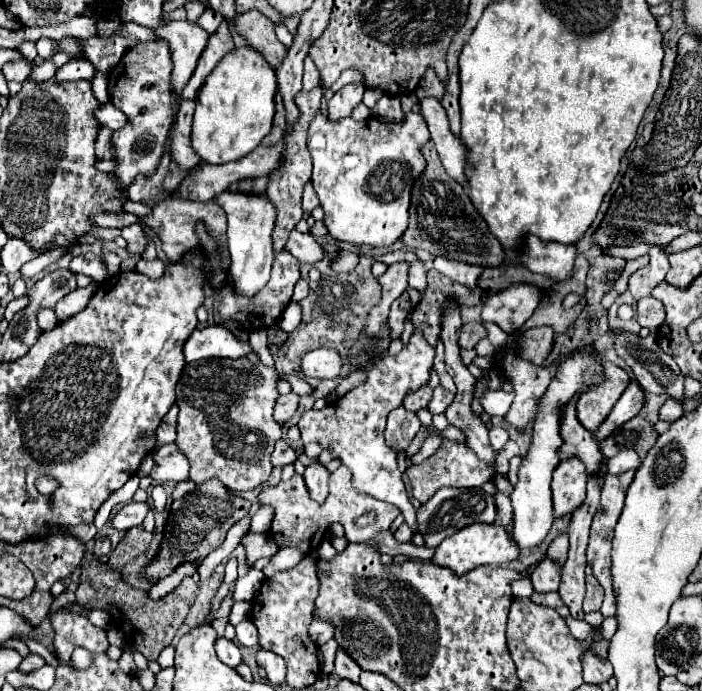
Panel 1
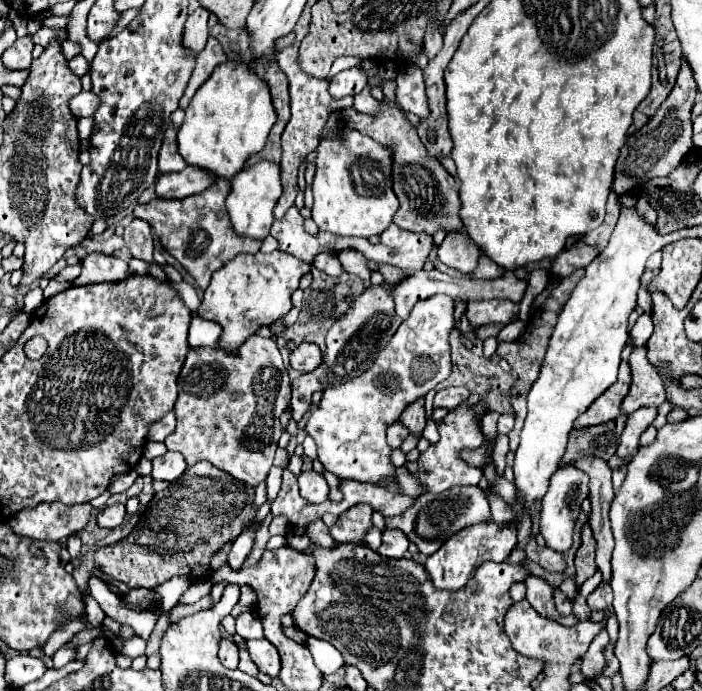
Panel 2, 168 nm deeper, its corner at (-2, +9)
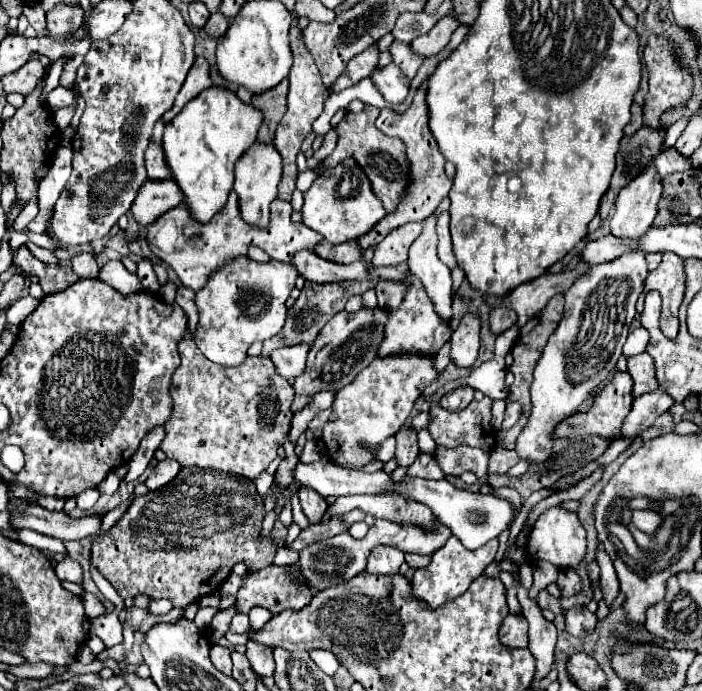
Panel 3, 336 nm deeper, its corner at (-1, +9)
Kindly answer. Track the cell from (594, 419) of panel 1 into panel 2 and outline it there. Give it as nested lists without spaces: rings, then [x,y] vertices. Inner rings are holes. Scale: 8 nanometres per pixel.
[[[620,362],[618,382],[606,390],[606,394],[598,396],[584,414],[574,420],[574,426],[594,426],[608,420],[614,420],[620,414],[620,402],[630,388],[630,366],[628,362]]]

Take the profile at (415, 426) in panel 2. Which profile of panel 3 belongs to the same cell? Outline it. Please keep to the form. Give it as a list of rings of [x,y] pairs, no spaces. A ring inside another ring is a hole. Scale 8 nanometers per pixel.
[[[403,426],[397,434],[397,450],[395,450],[395,460],[397,460],[397,466],[411,466],[415,462],[415,458],[419,456],[419,448],[417,448],[417,434]]]

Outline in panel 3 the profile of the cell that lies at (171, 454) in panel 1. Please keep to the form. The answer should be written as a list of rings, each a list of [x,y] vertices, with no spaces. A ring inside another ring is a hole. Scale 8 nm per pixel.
[[[173,460],[157,462],[157,466],[155,466],[153,472],[149,474],[149,478],[145,480],[145,486],[147,486],[149,490],[157,490],[157,488],[165,486],[167,482],[171,482],[171,480],[177,476],[179,470],[181,470],[181,466],[179,466],[177,462],[173,462]]]

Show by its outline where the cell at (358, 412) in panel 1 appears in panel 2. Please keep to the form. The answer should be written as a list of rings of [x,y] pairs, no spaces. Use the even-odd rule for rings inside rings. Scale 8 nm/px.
[[[444,294],[418,302],[386,348],[380,350],[372,368],[358,378],[322,392],[320,404],[312,410],[306,422],[306,432],[314,438],[318,458],[326,470],[338,478],[372,484],[386,482],[386,490],[400,490],[396,482],[396,466],[390,460],[392,448],[386,444],[386,428],[400,418],[410,402],[426,396],[436,384],[448,378],[452,370],[448,344],[448,334],[454,328],[452,302],[454,300]]]

